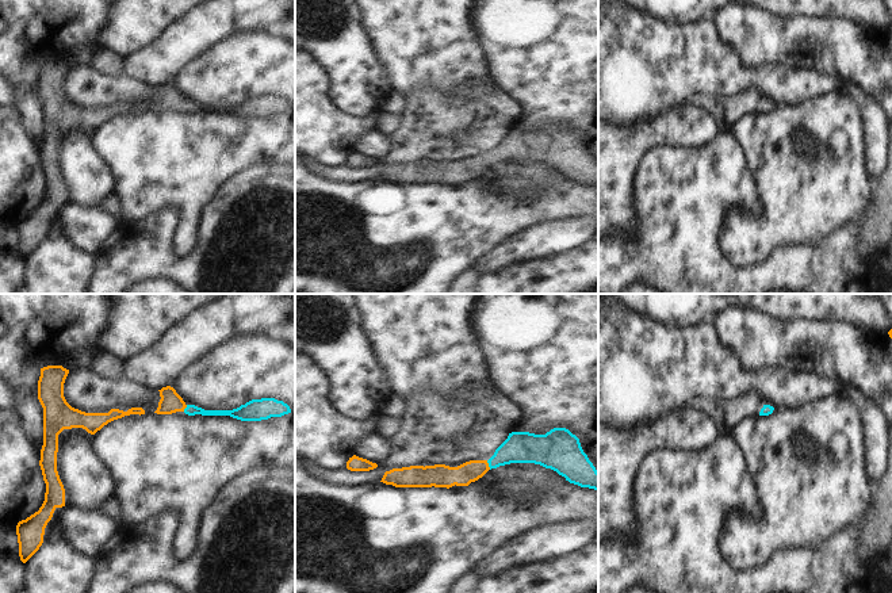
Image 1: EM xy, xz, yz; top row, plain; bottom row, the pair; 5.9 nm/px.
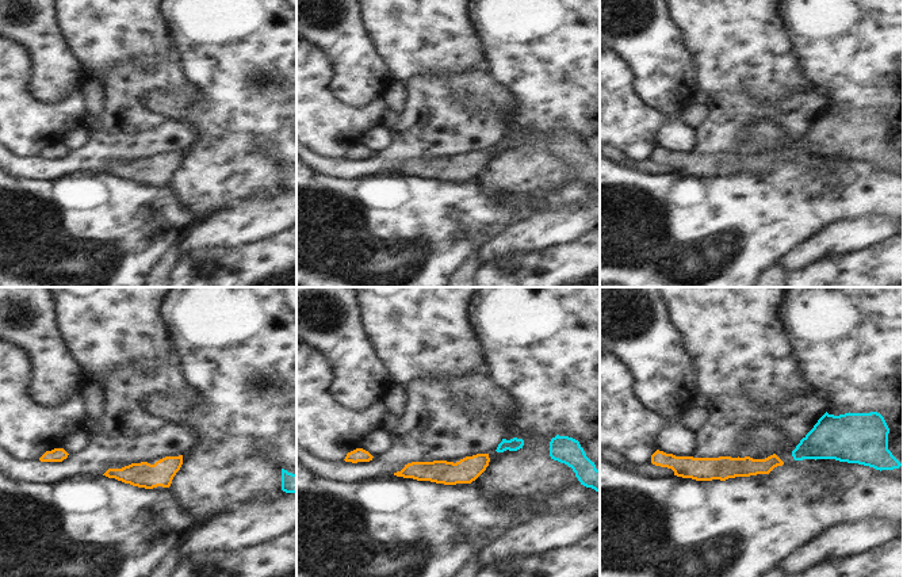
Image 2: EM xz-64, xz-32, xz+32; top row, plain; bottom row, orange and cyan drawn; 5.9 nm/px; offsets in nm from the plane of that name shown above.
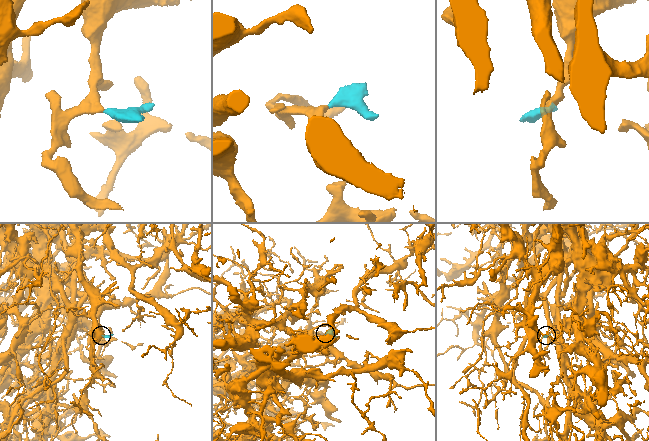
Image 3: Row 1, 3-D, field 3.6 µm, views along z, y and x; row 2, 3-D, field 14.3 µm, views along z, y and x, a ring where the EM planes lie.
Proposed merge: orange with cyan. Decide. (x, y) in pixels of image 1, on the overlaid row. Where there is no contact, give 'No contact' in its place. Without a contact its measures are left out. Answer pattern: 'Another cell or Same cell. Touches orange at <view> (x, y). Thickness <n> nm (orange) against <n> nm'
Same cell. Touches orange at xz (487, 465). Thickness 130 nm (orange) against 190 nm

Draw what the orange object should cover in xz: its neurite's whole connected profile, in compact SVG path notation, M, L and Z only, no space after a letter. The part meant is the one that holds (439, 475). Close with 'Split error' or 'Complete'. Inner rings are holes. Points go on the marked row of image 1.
M566 428L545 435L512 432L489 460L470 460L458 467L410 466L386 471L382 481L395 487L468 486L489 470L510 463L535 463L556 471L570 483L598 491L598 471L583 452L579 439Z. Split error

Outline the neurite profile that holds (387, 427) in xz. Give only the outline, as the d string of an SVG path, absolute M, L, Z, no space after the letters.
M382 414L379 424L376 426L376 432L387 439L394 436L402 426L401 418L386 417Z

